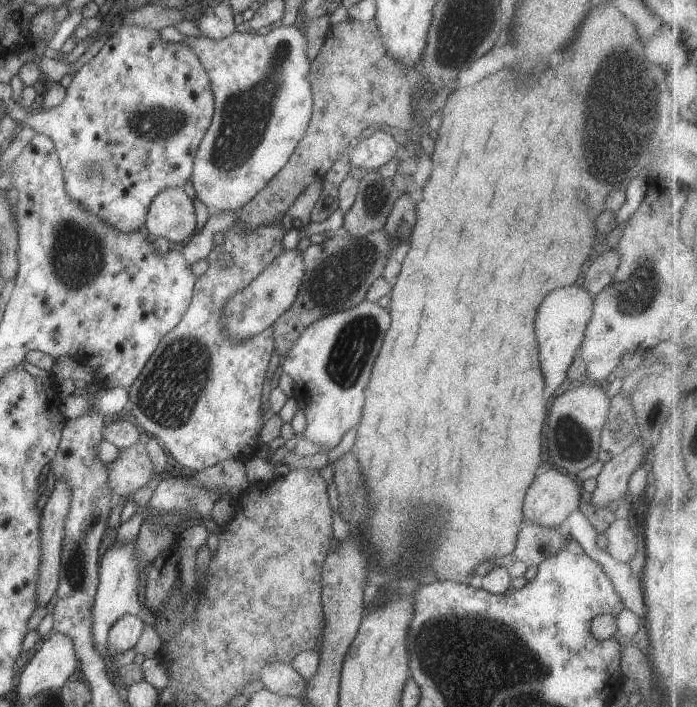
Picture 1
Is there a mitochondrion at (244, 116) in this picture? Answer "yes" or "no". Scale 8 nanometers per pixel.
yes

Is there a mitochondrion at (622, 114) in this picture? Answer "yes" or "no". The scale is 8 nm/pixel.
yes

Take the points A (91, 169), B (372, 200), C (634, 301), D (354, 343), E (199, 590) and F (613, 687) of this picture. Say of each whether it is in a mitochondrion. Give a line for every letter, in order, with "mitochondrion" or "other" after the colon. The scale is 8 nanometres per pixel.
A: mitochondrion
B: mitochondrion
C: mitochondrion
D: mitochondrion
E: other
F: other

